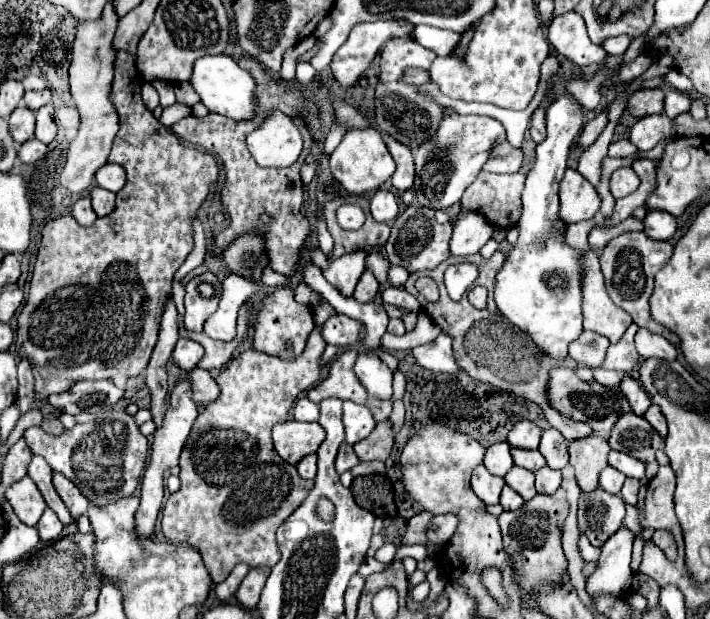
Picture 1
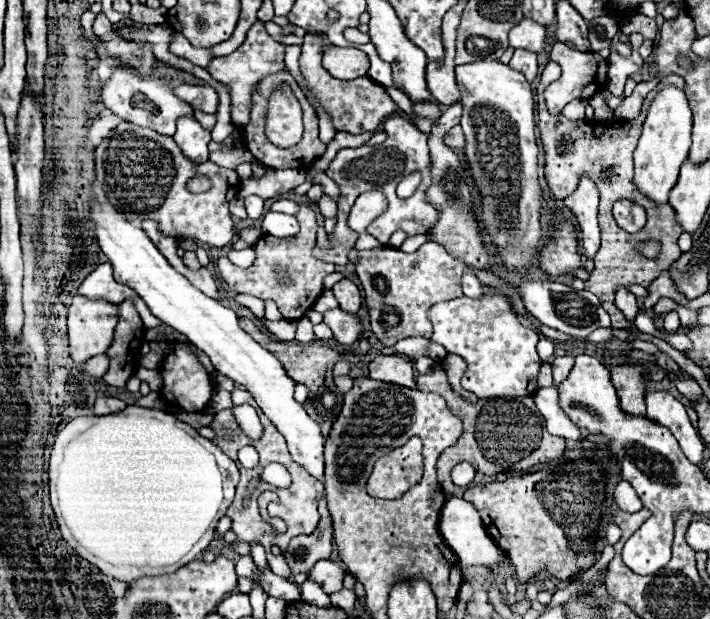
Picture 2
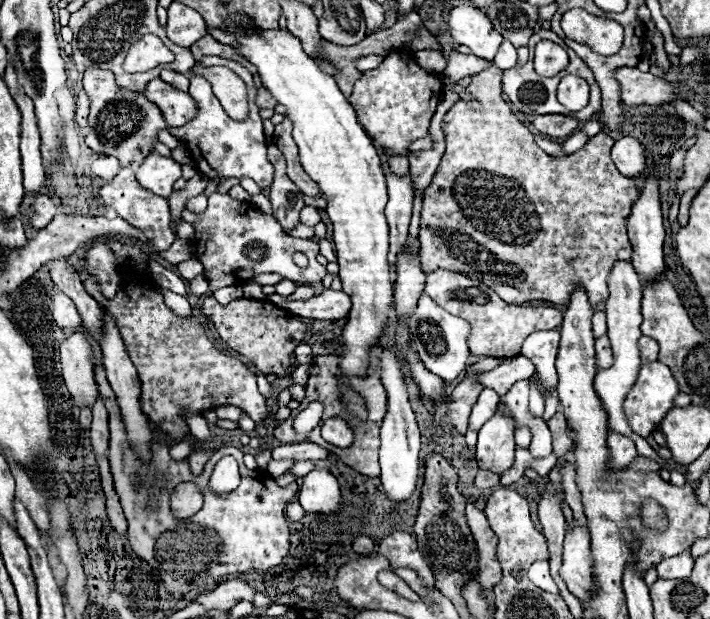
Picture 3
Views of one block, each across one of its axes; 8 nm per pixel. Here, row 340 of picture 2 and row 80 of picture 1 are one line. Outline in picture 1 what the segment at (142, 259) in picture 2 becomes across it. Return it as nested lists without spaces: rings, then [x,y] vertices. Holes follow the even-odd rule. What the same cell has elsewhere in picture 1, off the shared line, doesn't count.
[[[226,54],[218,56],[204,56],[194,64],[194,74],[190,78],[190,84],[200,94],[202,104],[216,114],[234,118],[234,120],[254,120],[254,100],[256,100],[256,80],[248,70],[240,68],[234,58]]]

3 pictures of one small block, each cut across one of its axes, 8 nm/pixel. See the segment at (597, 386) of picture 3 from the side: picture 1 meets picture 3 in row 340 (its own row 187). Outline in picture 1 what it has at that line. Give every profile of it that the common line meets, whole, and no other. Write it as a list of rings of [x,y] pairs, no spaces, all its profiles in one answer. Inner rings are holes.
[[[630,166],[618,168],[610,178],[610,190],[612,190],[612,196],[616,196],[616,198],[632,194],[638,188],[638,184],[640,184],[640,178],[636,176],[636,172]]]

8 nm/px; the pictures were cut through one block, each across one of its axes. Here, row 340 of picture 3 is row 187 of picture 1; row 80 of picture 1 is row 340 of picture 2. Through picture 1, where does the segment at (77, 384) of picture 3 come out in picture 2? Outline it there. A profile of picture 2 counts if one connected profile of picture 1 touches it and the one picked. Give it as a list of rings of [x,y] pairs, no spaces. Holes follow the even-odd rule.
[[[74,296],[68,310],[70,356],[76,364],[104,354],[112,344],[114,328],[118,324],[118,306],[106,300],[90,300]]]

